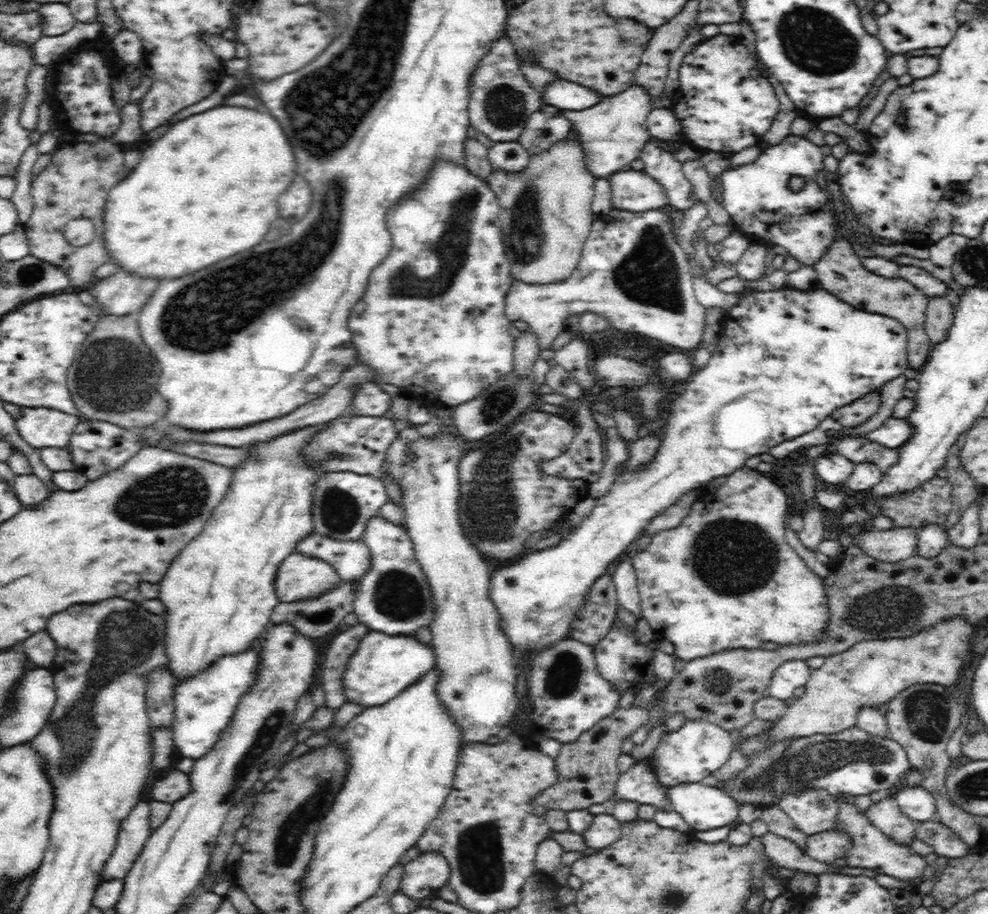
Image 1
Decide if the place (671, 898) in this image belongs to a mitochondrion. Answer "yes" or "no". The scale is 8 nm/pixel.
yes

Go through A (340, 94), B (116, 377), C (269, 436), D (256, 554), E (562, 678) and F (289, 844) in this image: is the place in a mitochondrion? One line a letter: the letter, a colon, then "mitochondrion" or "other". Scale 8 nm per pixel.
A: mitochondrion
B: mitochondrion
C: other
D: other
E: mitochondrion
F: mitochondrion

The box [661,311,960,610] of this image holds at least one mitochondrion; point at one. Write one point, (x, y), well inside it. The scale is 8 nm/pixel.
(731, 558)

